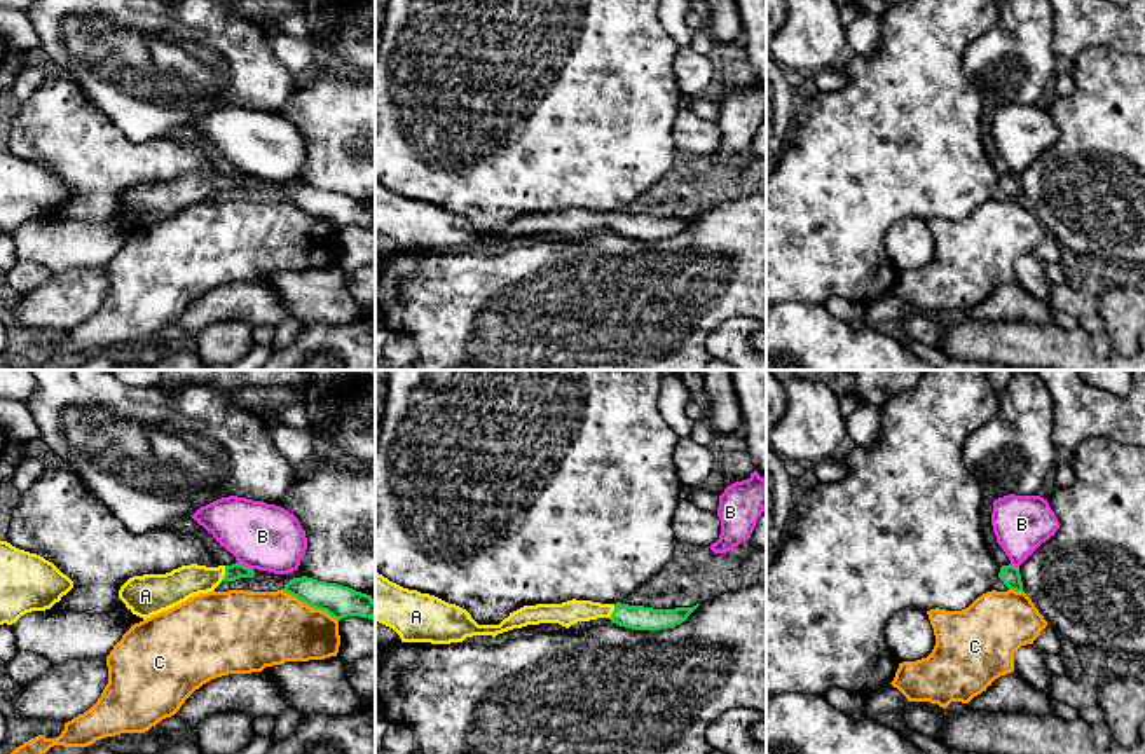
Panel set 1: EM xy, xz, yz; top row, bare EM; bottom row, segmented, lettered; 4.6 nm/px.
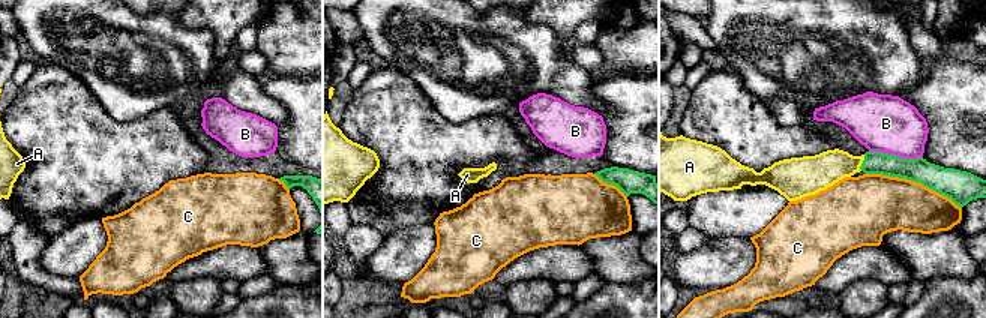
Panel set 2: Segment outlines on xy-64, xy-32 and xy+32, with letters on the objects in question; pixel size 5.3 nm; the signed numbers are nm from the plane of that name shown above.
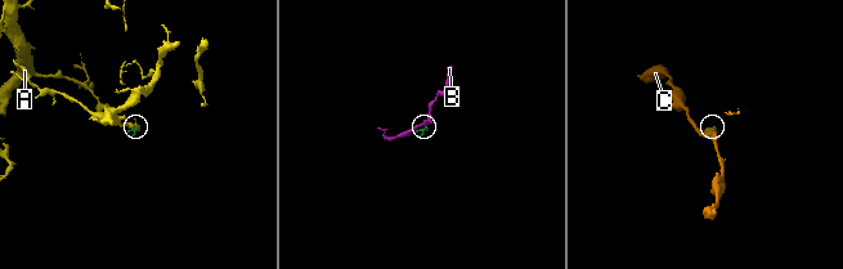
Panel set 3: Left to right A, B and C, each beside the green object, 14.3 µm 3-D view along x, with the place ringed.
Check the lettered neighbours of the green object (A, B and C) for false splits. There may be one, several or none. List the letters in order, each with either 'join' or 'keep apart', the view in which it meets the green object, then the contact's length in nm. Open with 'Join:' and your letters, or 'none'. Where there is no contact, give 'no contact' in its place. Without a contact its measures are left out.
Join: A
A: join; meets green in xy; contact 80 nm long
B: keep apart; meets green in xy; contact 90 nm long
C: keep apart; meets green in xy; contact 300 nm long

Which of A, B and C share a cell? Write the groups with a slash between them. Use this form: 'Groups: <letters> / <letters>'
Groups: A / B / C

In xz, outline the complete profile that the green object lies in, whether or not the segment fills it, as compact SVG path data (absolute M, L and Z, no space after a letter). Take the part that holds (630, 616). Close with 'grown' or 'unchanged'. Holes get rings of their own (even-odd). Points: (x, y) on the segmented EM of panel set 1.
M375 571L375 621L393 628L401 642L450 644L473 635L492 635L539 623L566 628L578 621L609 618L632 630L662 630L681 625L698 607L653 609L628 604L567 600L562 604L524 606L499 625L478 625L471 614L435 595L403 588Z; grown

